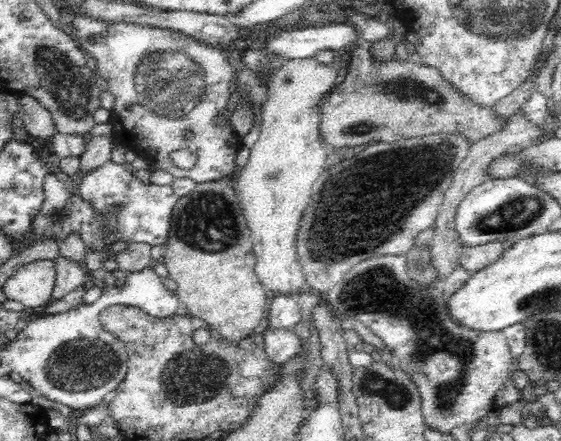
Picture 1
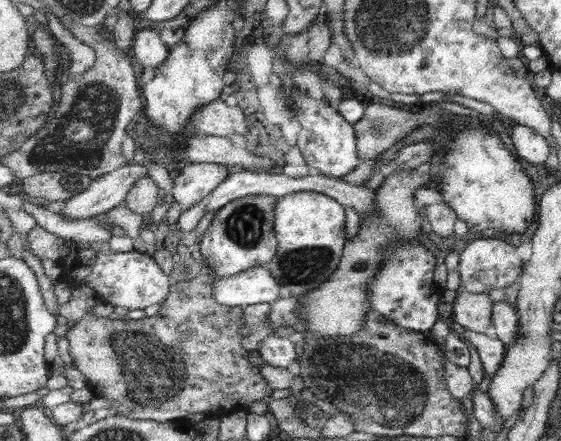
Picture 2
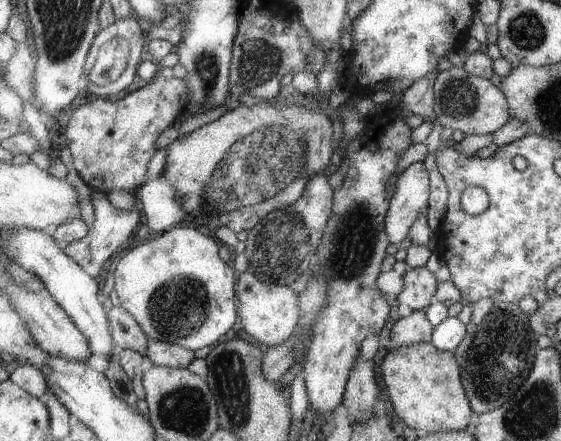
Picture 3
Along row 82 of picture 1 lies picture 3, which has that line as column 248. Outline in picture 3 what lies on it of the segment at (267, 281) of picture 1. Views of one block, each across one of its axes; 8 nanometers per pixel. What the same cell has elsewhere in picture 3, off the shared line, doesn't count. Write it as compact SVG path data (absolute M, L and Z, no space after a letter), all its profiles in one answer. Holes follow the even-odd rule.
M246 270L238 275L236 287L238 296L239 327L245 336L254 338L263 348L283 344L295 334L297 322L300 320L300 296L289 285L266 283L253 271Z

